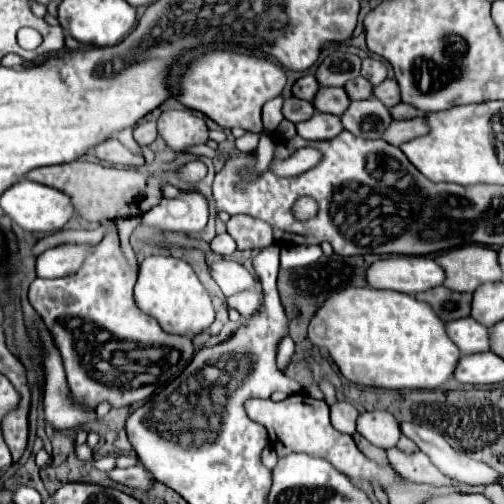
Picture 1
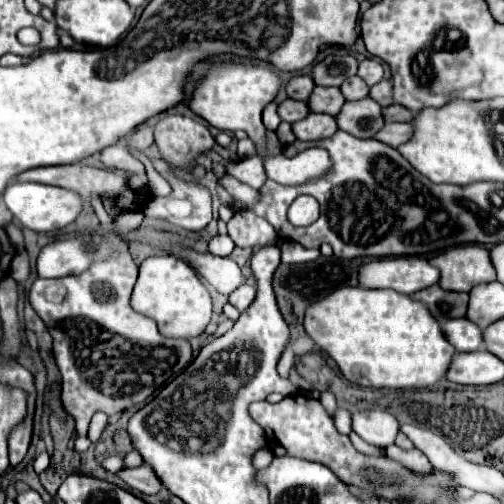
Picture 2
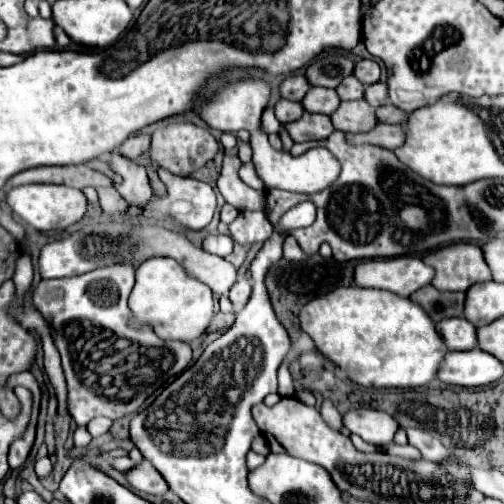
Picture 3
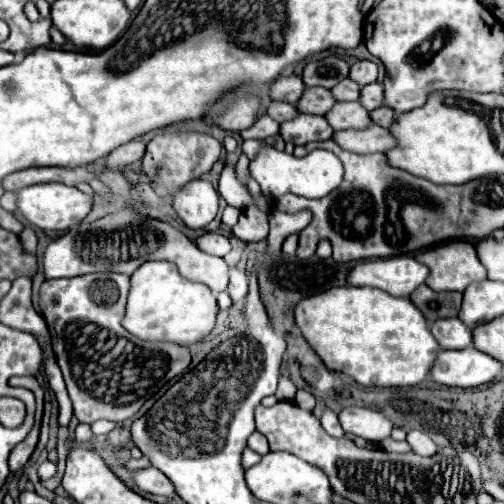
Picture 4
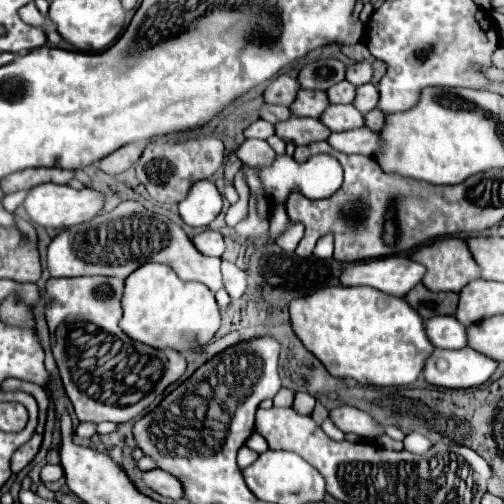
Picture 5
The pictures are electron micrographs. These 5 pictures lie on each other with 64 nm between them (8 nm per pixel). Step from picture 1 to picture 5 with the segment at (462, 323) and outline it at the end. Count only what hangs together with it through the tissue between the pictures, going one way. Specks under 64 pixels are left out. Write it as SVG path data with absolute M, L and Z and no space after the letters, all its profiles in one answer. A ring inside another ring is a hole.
M434 316L426 320L424 332L434 348L458 350L466 346L466 328L454 316Z

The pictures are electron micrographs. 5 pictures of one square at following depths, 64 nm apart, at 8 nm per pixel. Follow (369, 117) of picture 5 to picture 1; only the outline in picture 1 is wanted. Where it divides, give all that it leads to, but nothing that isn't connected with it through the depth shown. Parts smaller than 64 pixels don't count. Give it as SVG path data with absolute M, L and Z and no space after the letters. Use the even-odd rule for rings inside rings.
M404 102L396 104L394 108L390 108L390 112L392 112L392 120L410 120L410 118L418 116L418 110L414 106L404 104Z

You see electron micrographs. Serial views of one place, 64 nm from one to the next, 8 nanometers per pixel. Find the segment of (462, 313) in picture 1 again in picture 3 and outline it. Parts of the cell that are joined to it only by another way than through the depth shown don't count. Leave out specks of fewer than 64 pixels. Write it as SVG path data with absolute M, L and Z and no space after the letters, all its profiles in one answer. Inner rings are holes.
M424 286L410 296L410 300L420 304L434 322L462 316L464 298L466 298L464 292L440 292L434 286Z

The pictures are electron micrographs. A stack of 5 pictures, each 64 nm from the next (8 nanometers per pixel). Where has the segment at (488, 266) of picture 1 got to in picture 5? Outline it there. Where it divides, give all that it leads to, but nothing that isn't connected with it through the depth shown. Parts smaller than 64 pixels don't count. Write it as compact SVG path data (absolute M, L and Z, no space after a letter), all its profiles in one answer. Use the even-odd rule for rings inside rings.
M440 238L432 244L418 248L410 258L424 264L426 274L424 274L422 284L426 288L430 288L432 292L460 292L468 282L480 278L480 268L474 262L470 250L462 238Z

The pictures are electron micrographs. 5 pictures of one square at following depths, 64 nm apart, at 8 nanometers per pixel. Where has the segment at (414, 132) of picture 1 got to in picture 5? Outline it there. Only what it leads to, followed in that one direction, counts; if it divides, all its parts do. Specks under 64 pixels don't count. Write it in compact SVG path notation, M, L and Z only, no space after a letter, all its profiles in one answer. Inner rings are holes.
M356 128L356 130L346 130L346 132L336 132L330 134L326 140L332 148L344 154L364 154L370 156L376 152L380 144L380 136L368 128Z

